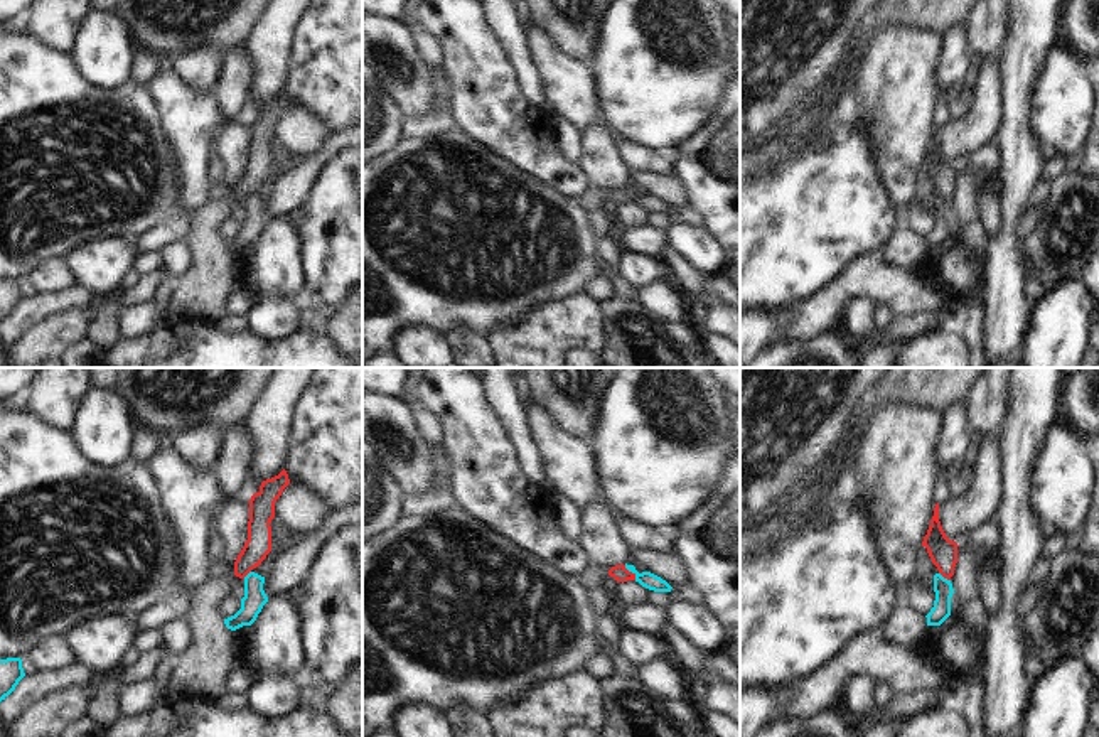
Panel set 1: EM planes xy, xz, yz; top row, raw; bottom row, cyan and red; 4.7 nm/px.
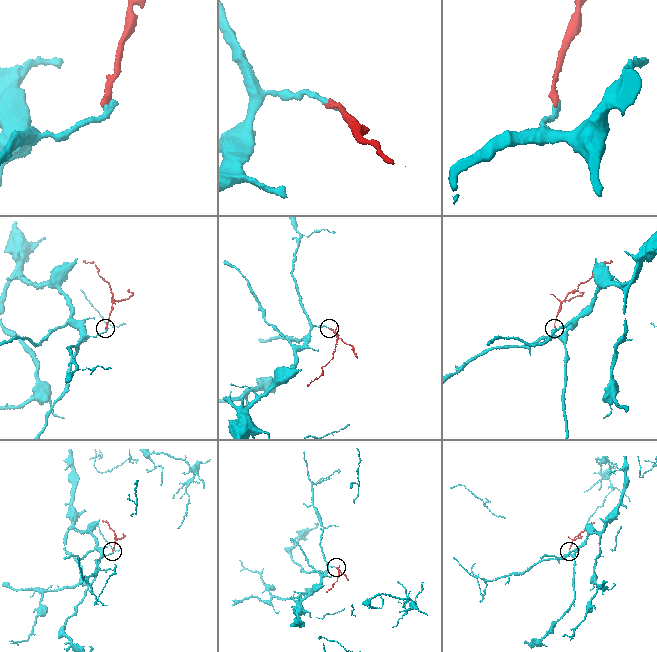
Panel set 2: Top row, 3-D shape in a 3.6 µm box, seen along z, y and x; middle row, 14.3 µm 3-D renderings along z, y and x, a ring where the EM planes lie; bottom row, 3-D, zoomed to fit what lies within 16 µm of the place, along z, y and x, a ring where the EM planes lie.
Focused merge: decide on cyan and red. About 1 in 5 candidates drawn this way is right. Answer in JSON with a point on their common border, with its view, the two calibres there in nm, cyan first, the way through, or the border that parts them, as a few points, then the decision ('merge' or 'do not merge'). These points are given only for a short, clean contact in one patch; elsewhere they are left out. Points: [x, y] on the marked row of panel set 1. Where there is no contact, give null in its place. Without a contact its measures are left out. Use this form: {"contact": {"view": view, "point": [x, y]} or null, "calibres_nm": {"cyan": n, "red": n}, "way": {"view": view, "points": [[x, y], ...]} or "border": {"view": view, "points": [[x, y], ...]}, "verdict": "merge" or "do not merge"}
{"contact": {"view": "xz", "point": [631, 570]}, "calibres_nm": {"cyan": 80, "red": 80}, "border": {"view": "xz", "points": [[624, 565], [636, 579]]}, "verdict": "do not merge"}

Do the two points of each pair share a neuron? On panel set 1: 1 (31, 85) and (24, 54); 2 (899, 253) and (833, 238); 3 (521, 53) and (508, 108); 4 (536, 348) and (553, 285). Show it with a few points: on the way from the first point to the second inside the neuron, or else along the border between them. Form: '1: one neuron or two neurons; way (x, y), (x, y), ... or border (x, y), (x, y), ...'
1: one neuron; way (24, 78), (24, 61)
2: two neurons; border (902, 221), (884, 248)
3: two neurons; border (498, 37), (520, 90), (538, 107)
4: two neurons; border (582, 292), (541, 304), (514, 324)

